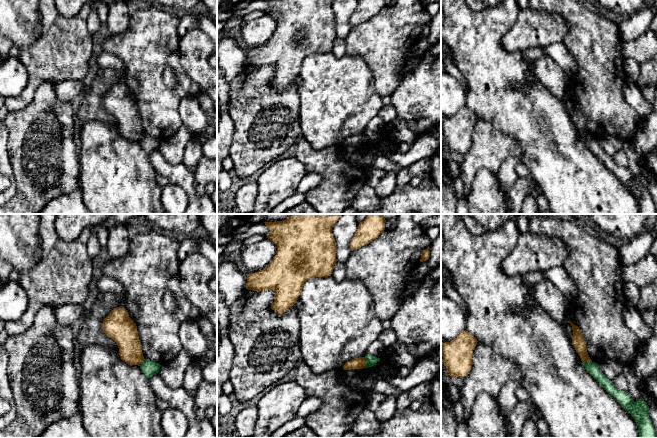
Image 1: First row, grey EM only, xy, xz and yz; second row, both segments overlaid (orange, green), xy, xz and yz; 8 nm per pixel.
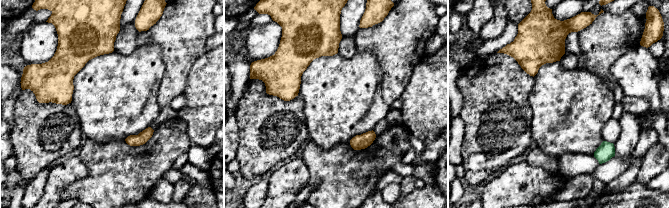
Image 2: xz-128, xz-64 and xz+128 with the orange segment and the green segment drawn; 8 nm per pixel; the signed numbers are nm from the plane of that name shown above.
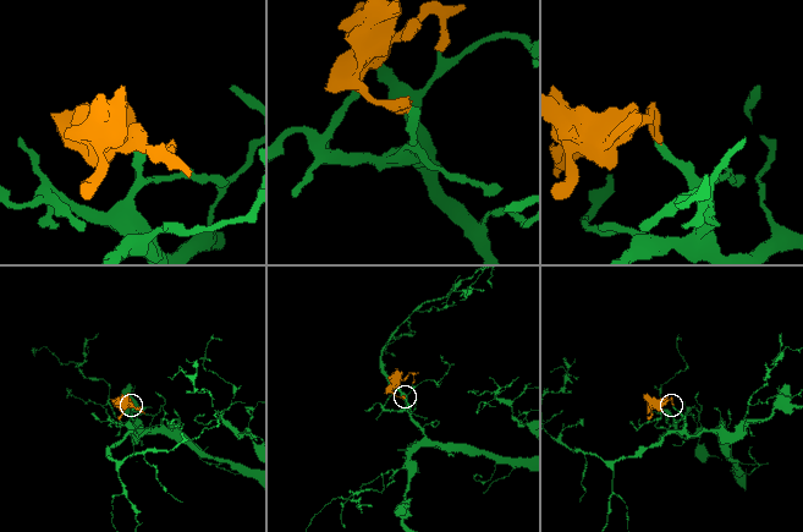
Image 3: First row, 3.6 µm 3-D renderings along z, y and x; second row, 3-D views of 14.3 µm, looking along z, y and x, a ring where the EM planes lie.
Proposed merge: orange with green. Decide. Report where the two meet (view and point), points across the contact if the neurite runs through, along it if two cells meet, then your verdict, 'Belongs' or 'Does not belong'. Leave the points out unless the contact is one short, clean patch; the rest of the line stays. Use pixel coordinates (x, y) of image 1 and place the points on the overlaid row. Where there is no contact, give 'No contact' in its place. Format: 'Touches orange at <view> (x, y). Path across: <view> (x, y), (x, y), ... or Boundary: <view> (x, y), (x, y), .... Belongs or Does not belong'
Touches orange at xz (365, 362). Boundary: xz (365, 357), (365, 365), (363, 367). Does not belong

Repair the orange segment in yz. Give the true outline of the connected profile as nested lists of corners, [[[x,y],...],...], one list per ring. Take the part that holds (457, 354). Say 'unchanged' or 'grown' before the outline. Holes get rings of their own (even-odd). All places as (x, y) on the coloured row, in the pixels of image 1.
unchanged; [[[462,331],[454,340],[441,346],[444,365],[451,377],[464,378],[472,367],[472,354],[477,339],[468,331]]]

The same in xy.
unchanged; [[[124,307],[114,308],[102,323],[104,333],[114,340],[119,355],[130,365],[140,365],[144,360],[136,324]]]

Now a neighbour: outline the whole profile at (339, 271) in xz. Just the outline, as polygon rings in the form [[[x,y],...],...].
[[[336,262],[333,268],[331,276],[337,282],[341,282],[346,279],[346,265],[342,262]]]

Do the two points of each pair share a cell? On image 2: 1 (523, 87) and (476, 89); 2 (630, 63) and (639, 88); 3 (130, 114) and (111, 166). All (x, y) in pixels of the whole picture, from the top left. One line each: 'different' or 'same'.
1: same
2: same
3: different

